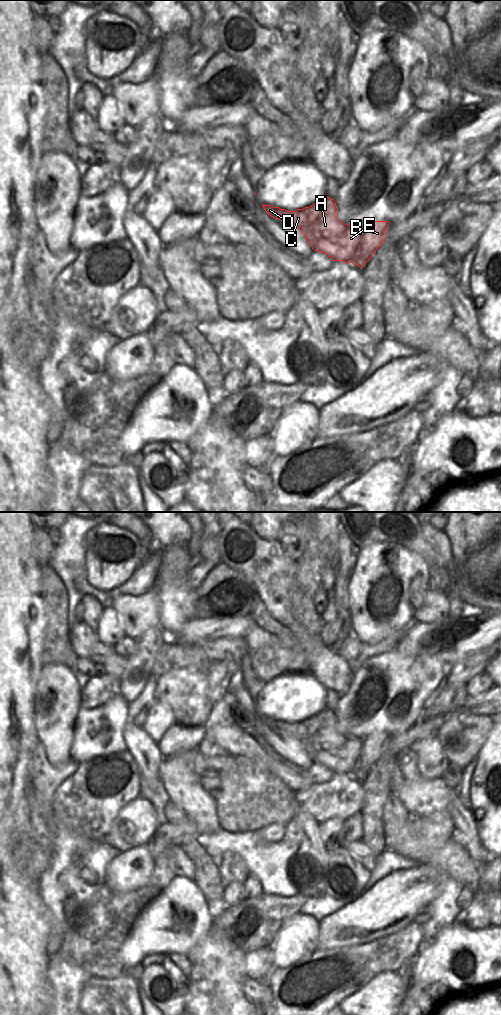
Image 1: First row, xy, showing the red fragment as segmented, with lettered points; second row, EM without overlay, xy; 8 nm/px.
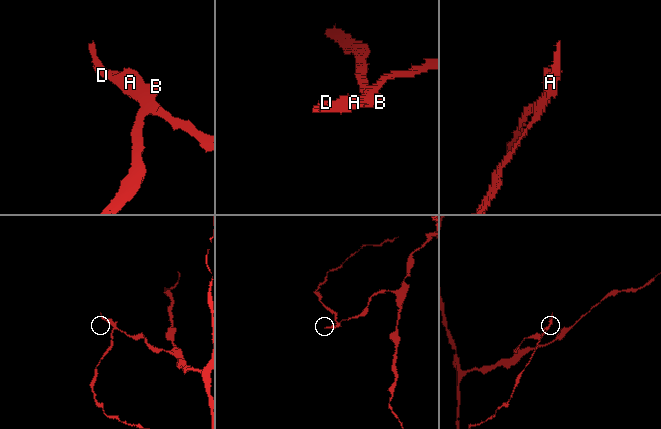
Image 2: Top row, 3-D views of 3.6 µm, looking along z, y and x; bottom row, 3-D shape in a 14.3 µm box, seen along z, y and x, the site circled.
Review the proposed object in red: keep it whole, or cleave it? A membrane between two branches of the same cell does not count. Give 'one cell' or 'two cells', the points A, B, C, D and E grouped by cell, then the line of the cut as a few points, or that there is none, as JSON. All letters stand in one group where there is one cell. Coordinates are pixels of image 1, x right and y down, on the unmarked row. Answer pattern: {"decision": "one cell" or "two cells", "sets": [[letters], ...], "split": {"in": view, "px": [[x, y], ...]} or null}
{"decision": "two cells", "sets": [["A", "C", "D", "E"], ["B"]], "split": {"in": "xy", "px": [[364, 739], [362, 755], [356, 764], [356, 769], [351, 774]]}}

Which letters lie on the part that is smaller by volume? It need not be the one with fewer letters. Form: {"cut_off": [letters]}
{"cut_off": ["B"]}

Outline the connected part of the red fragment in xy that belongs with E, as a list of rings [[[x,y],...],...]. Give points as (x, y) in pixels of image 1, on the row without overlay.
[[[326,708],[309,719],[295,723],[287,723],[271,717],[262,717],[262,719],[271,729],[297,739],[314,763],[325,765],[333,773],[352,775],[356,770],[356,764],[364,750],[364,739],[343,735],[338,730],[338,720],[334,711]]]

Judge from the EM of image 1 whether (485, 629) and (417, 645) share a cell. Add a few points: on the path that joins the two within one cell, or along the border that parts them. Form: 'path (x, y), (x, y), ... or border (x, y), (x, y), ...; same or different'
path (468, 636), (448, 649), (439, 651), (434, 646); same

